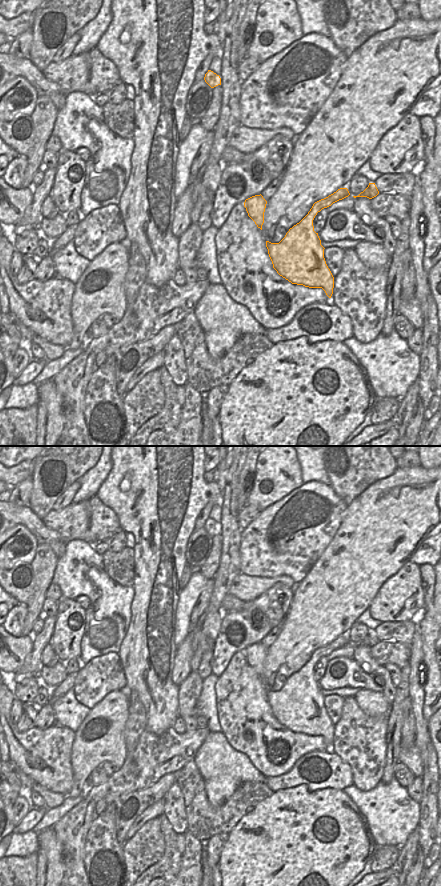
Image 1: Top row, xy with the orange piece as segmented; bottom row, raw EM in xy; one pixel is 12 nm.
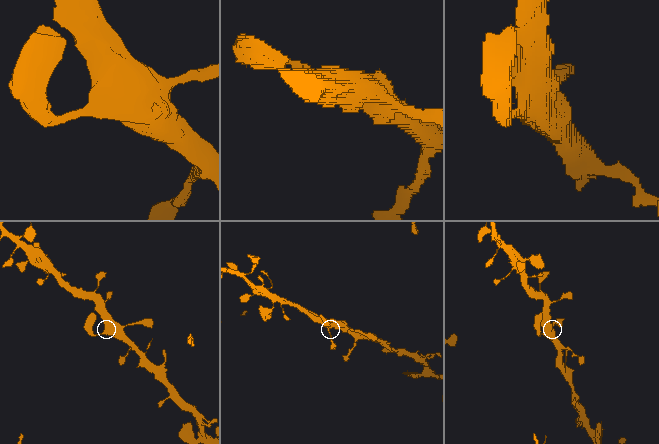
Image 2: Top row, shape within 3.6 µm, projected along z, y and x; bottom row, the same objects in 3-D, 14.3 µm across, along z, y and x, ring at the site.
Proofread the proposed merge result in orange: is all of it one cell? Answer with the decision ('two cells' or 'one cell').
one cell

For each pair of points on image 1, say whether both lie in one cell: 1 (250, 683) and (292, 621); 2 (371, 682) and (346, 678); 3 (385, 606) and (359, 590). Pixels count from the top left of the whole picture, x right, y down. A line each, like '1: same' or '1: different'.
1: different
2: same
3: different

